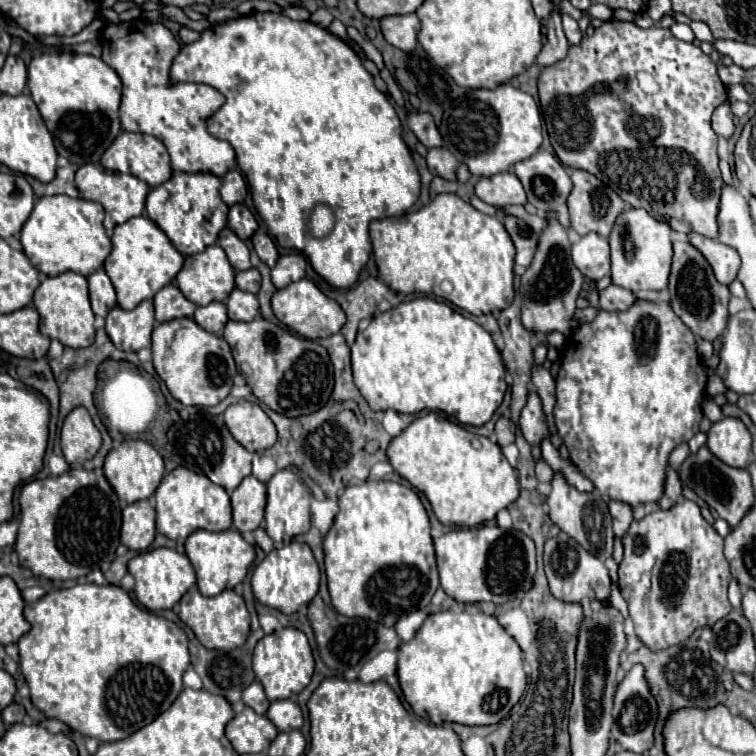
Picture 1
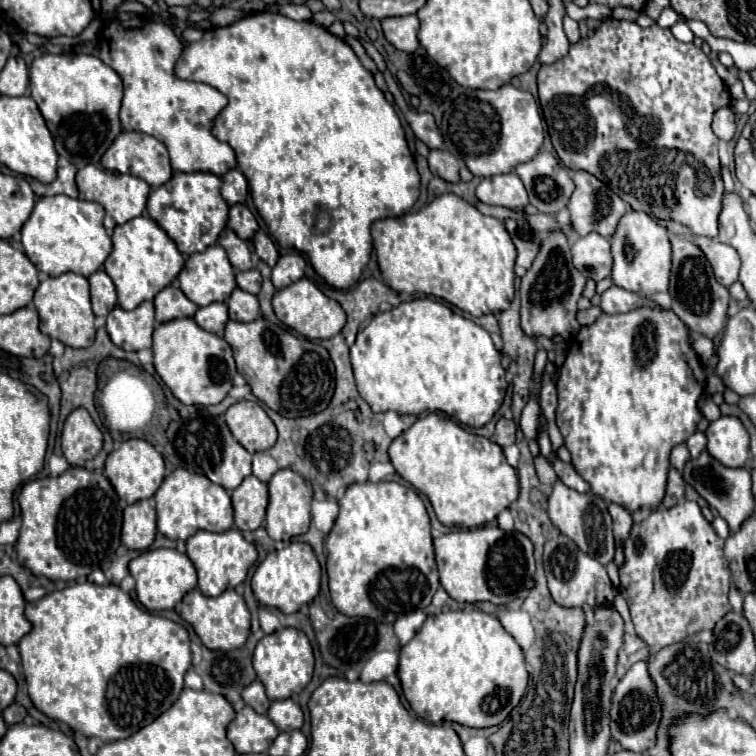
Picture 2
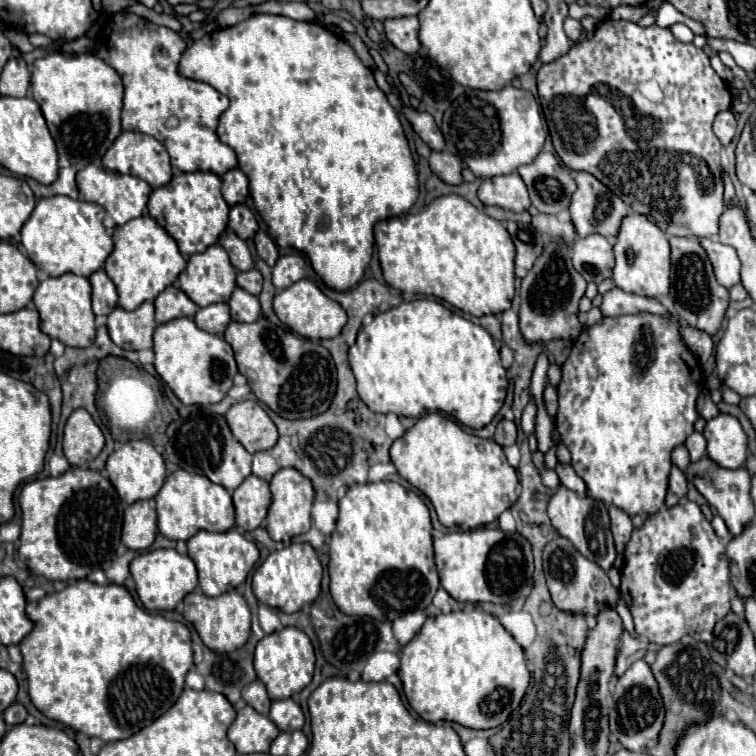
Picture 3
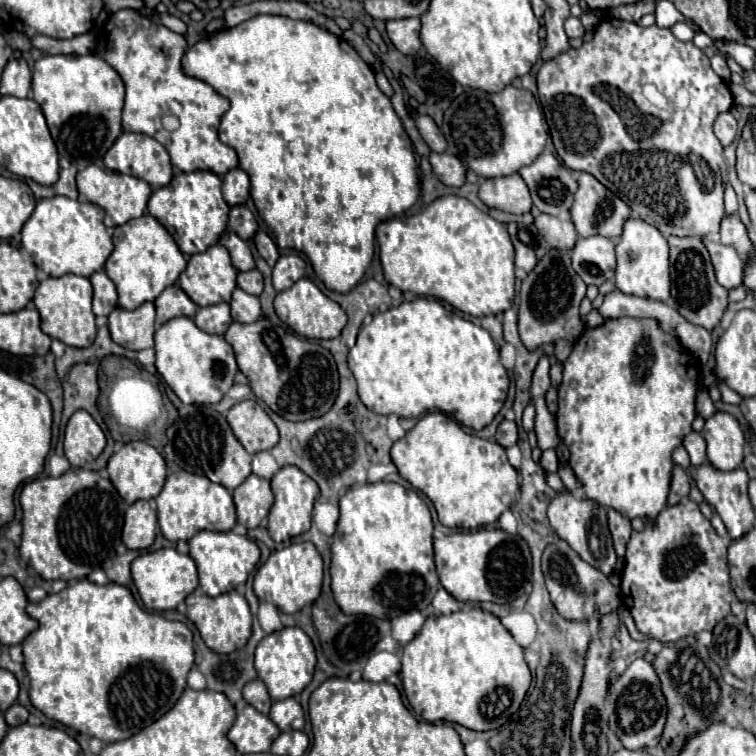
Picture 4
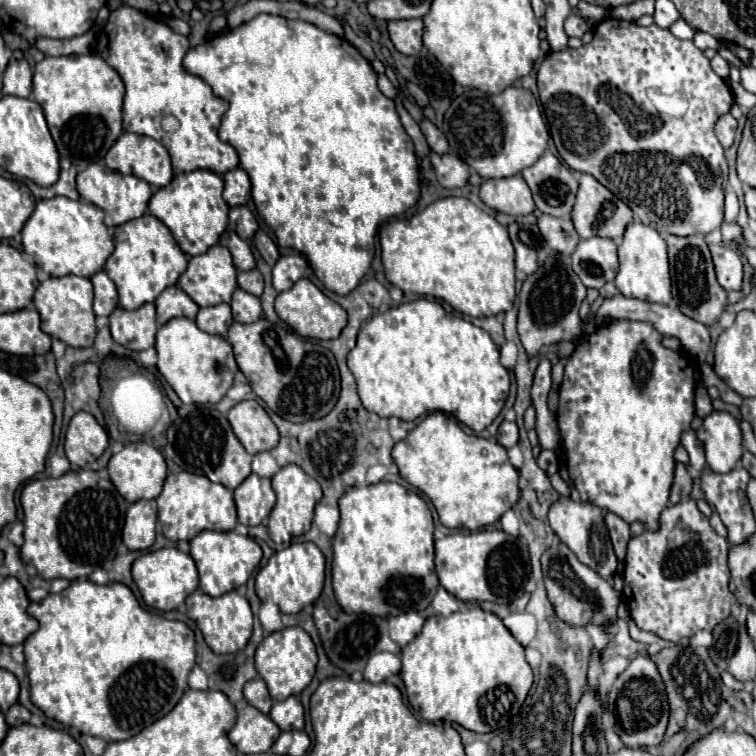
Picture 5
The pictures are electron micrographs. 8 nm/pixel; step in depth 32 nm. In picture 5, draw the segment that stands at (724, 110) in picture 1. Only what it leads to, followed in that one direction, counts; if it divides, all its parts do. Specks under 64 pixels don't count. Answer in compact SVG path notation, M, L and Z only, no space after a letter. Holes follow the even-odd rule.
M724 114L716 122L716 136L718 136L718 140L720 140L720 144L724 148L732 146L734 136L736 136L736 126L738 126L738 122L736 122L736 118L732 114Z

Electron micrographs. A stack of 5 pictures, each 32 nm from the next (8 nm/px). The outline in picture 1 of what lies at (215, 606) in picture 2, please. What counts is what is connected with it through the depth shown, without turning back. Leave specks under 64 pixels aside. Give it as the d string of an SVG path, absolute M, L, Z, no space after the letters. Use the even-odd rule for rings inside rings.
M192 586L180 600L180 618L186 626L190 626L200 640L200 644L208 650L234 650L244 644L250 632L250 614L246 610L246 602L234 590L224 590L218 596L202 596L196 586Z

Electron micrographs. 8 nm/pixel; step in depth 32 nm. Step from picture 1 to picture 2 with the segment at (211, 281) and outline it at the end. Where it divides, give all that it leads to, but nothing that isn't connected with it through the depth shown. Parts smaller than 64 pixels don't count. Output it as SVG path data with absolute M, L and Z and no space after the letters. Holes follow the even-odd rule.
M220 244L208 246L202 254L192 254L178 274L182 292L198 306L226 302L236 288L236 270L232 268Z

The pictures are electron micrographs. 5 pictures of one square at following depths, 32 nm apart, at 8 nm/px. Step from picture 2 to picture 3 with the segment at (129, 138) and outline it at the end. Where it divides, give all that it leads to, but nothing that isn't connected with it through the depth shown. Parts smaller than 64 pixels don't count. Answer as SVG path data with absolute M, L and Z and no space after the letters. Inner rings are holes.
M122 132L104 154L102 164L114 172L142 178L152 188L160 188L172 178L170 156L164 144L140 132Z

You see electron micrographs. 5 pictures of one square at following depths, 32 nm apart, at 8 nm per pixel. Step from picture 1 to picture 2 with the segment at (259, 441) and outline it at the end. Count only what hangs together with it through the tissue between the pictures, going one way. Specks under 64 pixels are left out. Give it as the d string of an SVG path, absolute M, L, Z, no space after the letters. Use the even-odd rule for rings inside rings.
M242 400L226 410L226 424L234 438L250 452L268 450L274 446L278 432L268 414L258 402Z

